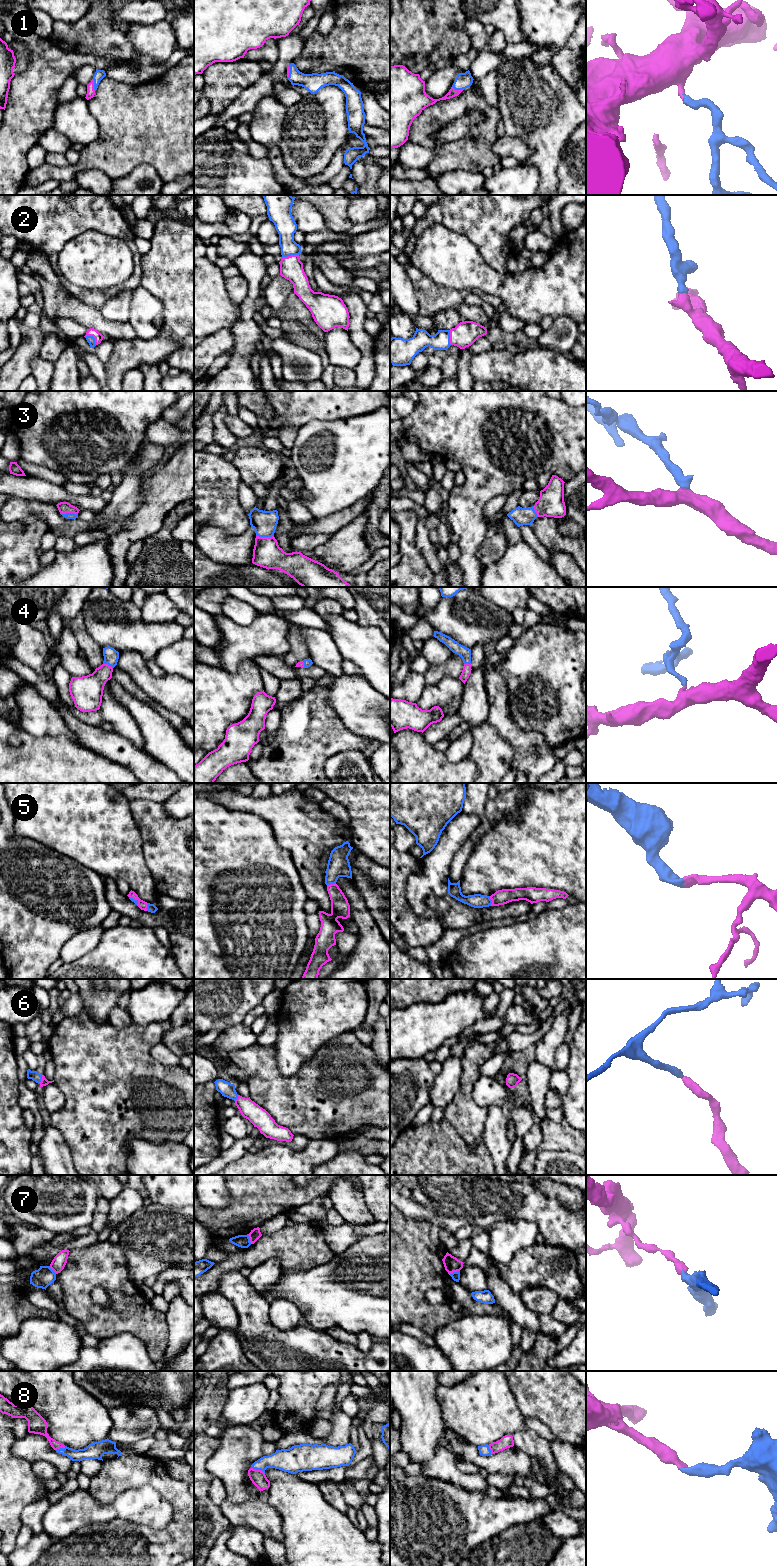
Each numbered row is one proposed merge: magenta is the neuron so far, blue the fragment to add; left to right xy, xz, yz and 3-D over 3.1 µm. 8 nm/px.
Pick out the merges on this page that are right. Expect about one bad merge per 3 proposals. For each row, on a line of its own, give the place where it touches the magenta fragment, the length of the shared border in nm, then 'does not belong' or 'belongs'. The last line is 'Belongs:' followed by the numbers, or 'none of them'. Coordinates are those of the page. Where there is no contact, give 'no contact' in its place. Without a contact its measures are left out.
1: contact xy (93, 85); length 100 nm; belongs
2: contact xz (290, 256); length 140 nm; belongs
3: contact xz (265, 537); length 140 nm; belongs
4: contact xy (108, 665); length 90 nm; belongs
5: contact yz (492, 901); length 80 nm; belongs
6: contact xy (42, 1079); length 80 nm; belongs
7: contact yz (454, 1271); length 90 nm; does not belong
8: contact xz (258, 1470); length 120 nm; belongs
Belongs: 1, 2, 3, 4, 5, 6, 8

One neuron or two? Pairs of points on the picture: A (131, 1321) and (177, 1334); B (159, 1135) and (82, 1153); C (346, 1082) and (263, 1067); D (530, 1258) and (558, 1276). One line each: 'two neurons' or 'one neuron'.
A: two neurons
B: one neuron
C: one neuron
D: one neuron

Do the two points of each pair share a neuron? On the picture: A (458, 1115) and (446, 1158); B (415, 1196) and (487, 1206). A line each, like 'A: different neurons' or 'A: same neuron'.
A: different neurons
B: same neuron

